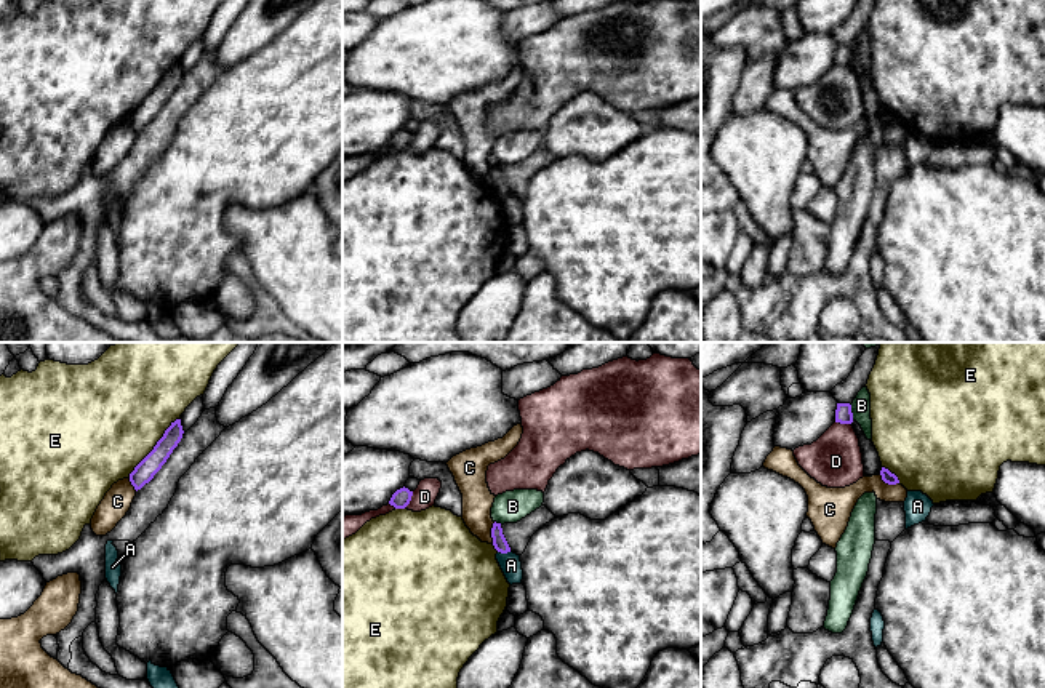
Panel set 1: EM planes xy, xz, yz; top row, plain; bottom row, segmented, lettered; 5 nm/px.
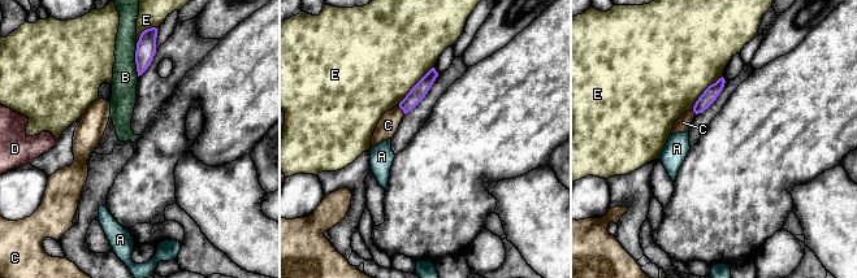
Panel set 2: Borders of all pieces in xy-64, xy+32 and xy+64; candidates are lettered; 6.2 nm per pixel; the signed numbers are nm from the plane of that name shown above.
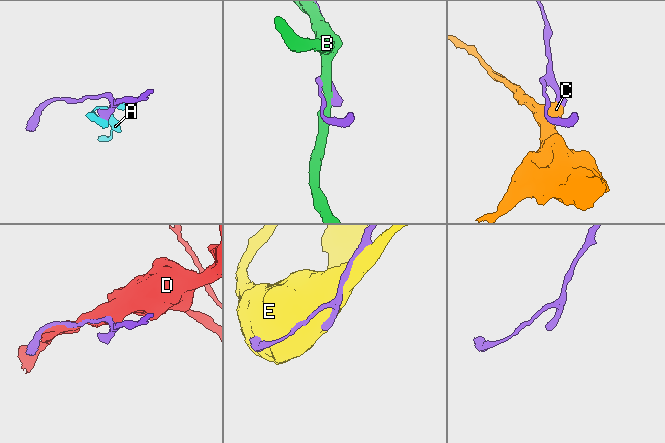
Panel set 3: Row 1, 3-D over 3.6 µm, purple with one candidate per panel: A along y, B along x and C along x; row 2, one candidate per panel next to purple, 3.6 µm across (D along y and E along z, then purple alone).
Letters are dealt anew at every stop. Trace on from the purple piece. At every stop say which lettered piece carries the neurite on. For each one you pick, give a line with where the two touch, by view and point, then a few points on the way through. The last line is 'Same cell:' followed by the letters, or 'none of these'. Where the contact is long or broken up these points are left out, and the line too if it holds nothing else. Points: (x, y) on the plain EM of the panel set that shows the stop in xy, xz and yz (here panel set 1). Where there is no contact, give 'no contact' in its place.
Same cell: none of these

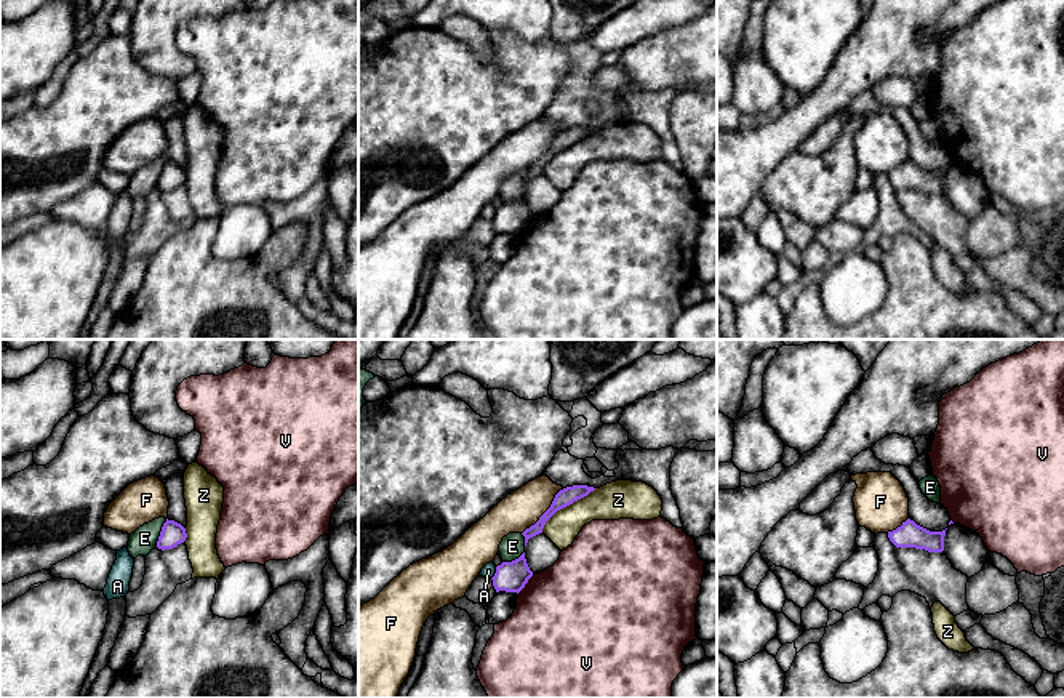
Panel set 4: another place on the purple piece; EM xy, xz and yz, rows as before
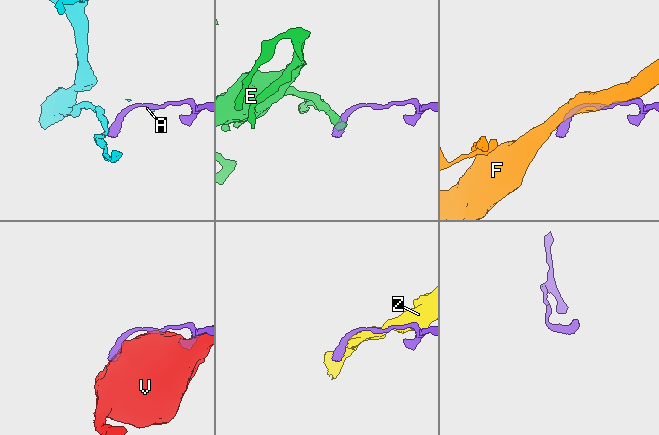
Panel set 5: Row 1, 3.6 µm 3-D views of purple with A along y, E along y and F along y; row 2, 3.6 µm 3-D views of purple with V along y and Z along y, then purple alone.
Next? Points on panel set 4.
Same cell: none of these

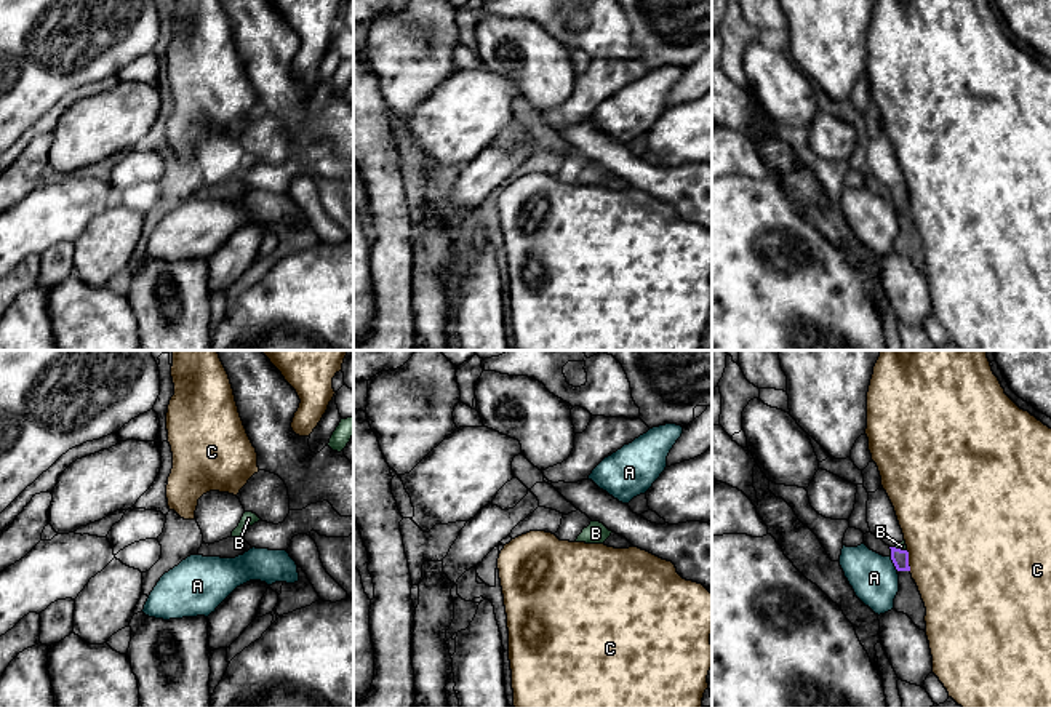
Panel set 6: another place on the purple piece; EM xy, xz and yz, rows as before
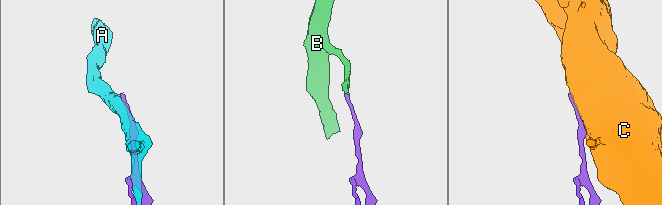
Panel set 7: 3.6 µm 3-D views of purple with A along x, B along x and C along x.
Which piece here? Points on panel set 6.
B: contact yz (899, 191); way yz (899, 199), (899, 191), (901, 187)
Same cell: B

